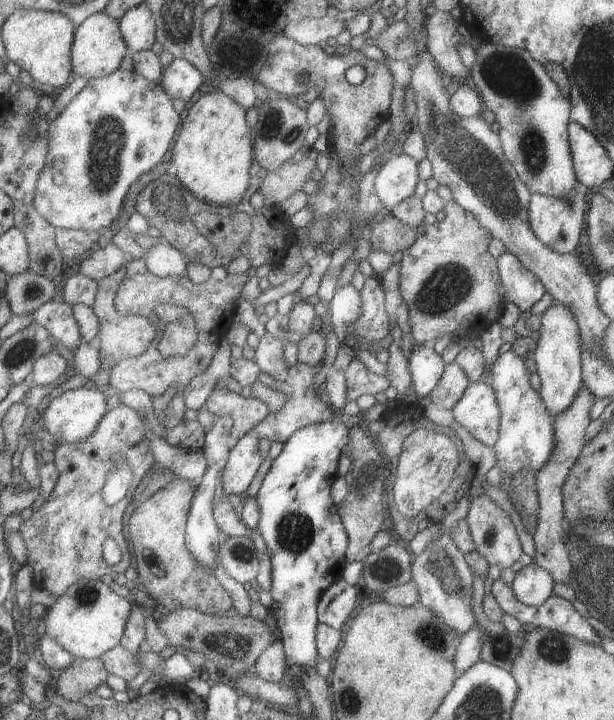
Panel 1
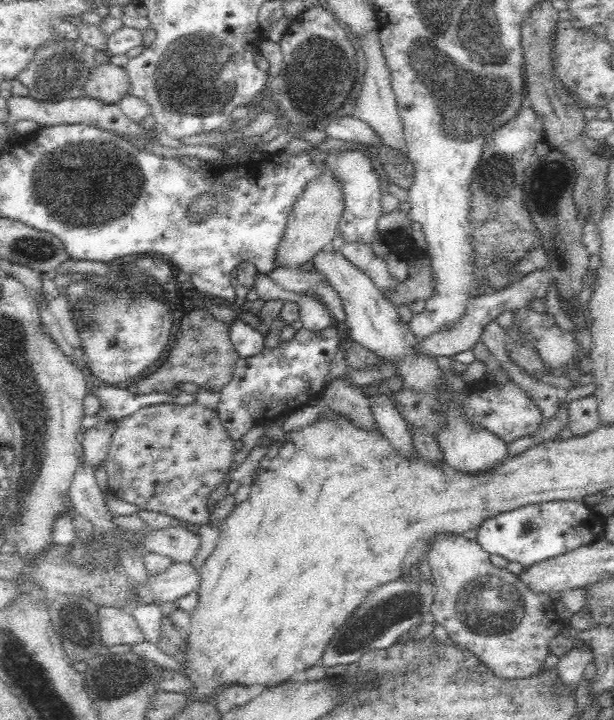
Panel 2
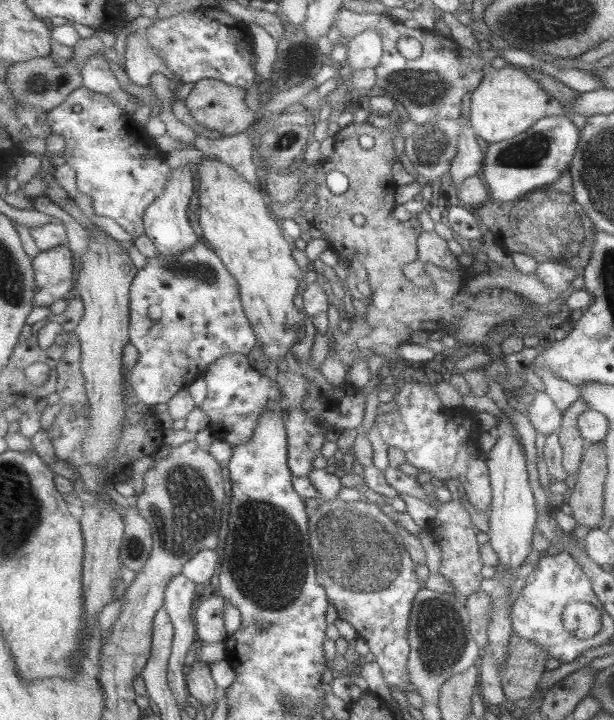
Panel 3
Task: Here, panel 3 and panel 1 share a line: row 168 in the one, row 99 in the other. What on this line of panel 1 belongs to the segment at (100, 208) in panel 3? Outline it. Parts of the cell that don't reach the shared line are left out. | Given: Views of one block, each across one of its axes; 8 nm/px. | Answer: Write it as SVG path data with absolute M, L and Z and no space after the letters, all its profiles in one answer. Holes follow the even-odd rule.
M117 69L113 74L103 78L89 79L82 91L68 104L68 106L51 121L49 129L50 137L48 158L45 163L44 169L40 172L40 177L36 188L36 207L37 210L48 221L62 229L85 229L101 231L101 228L109 226L111 222L115 222L115 218L118 218L121 213L121 208L125 204L125 196L131 188L131 184L135 180L139 180L141 174L149 172L151 168L160 165L163 156L173 148L177 138L177 130L181 126L181 114L177 112L177 108L173 106L172 96L165 90L165 87L159 81L152 81L145 78L139 71L132 69L131 71Z

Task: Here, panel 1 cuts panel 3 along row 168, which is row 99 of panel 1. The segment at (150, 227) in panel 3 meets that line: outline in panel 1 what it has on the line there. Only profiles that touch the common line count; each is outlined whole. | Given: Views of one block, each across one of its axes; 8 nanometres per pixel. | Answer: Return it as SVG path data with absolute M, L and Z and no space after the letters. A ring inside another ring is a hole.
M175 58L165 68L161 83L172 98L189 102L206 81L206 76L190 61Z

